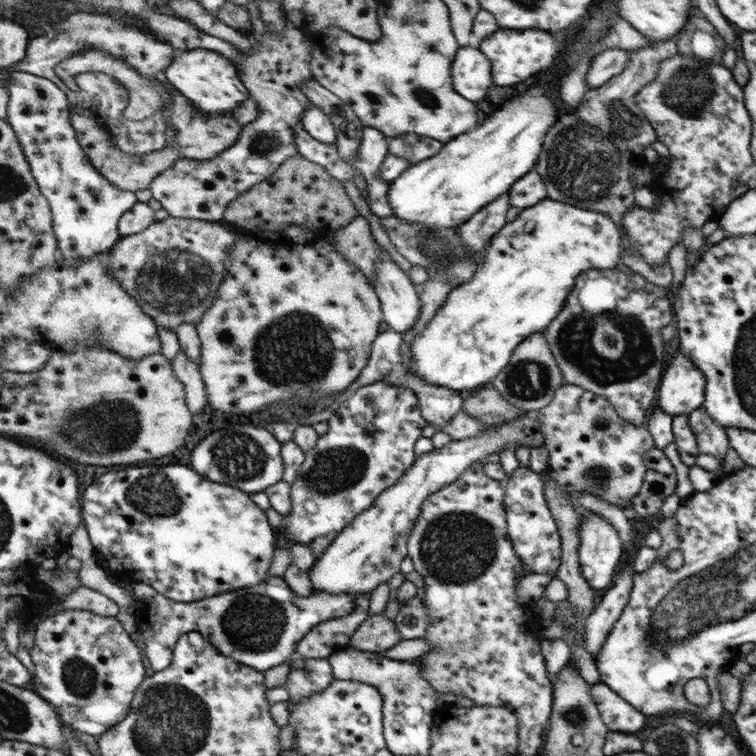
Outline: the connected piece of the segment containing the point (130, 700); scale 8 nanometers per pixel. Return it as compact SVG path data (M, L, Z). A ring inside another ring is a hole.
M67 610L48 617L37 626L35 646L30 651L36 676L32 686L53 704L64 723L95 738L106 734L128 718L139 688L148 678L148 651L140 648L140 640L130 636L117 617L102 616L85 610Z

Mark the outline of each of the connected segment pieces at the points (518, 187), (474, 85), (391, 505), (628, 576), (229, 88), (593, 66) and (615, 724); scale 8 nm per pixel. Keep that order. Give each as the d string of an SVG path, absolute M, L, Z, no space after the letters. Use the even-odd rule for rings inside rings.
M536 170L528 172L508 192L511 206L525 209L534 207L547 198L547 185Z
M460 48L451 66L454 90L472 102L482 100L492 86L490 62L480 48Z
M534 413L526 414L516 418L514 422L496 425L488 430L484 435L478 435L471 439L453 440L440 449L433 449L430 452L420 454L415 460L414 466L404 474L403 478L394 486L384 491L382 495L375 499L375 504L344 527L343 531L335 538L334 542L324 551L320 558L316 558L315 563L309 572L313 590L330 594L370 593L379 584L387 583L394 574L400 572L400 563L407 556L407 540L411 531L418 522L418 516L422 514L423 503L428 498L435 495L440 489L457 483L459 476L467 471L475 463L485 463L485 458L490 454L500 454L505 448L518 448L519 446L539 447L543 444L546 434L540 428L539 422L534 417Z
M630 563L620 568L619 574L616 575L615 587L600 595L596 606L583 624L583 647L593 658L600 652L610 628L626 608L632 590L634 573L636 572Z
M196 48L190 52L184 50L184 54L174 60L163 77L180 89L198 108L210 114L232 111L250 98L250 91L243 84L235 64L209 48Z
M610 48L597 54L590 63L586 82L590 89L606 85L625 70L633 49Z
M593 684L590 692L604 724L610 731L638 732L646 724L644 714L640 714L635 706L632 708L633 705L628 704L627 700L606 684Z

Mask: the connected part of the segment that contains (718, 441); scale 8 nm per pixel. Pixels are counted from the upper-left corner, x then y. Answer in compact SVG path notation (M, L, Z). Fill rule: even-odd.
M703 405L699 407L688 416L690 429L697 440L697 447L701 453L708 453L724 460L729 447L729 438L725 428L710 418Z

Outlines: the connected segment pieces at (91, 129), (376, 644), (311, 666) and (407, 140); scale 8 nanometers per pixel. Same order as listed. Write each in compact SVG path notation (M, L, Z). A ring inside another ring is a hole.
M82 114L73 115L72 122L79 133L79 140L82 147L92 159L92 162L98 167L98 170L116 186L122 190L138 192L138 190L146 190L151 188L155 178L164 171L167 171L174 163L178 163L184 158L183 149L180 147L180 142L170 139L170 144L166 149L157 150L150 154L130 155L127 152L122 152L115 144L110 132L100 124L100 122Z
M382 612L364 620L345 647L354 647L368 652L381 652L392 648L402 640L395 622L388 619Z
M295 656L290 666L284 687L289 692L289 700L293 703L321 694L335 679L328 659Z
M414 134L398 135L388 139L389 154L405 158L410 165L439 155L443 147L443 142Z

